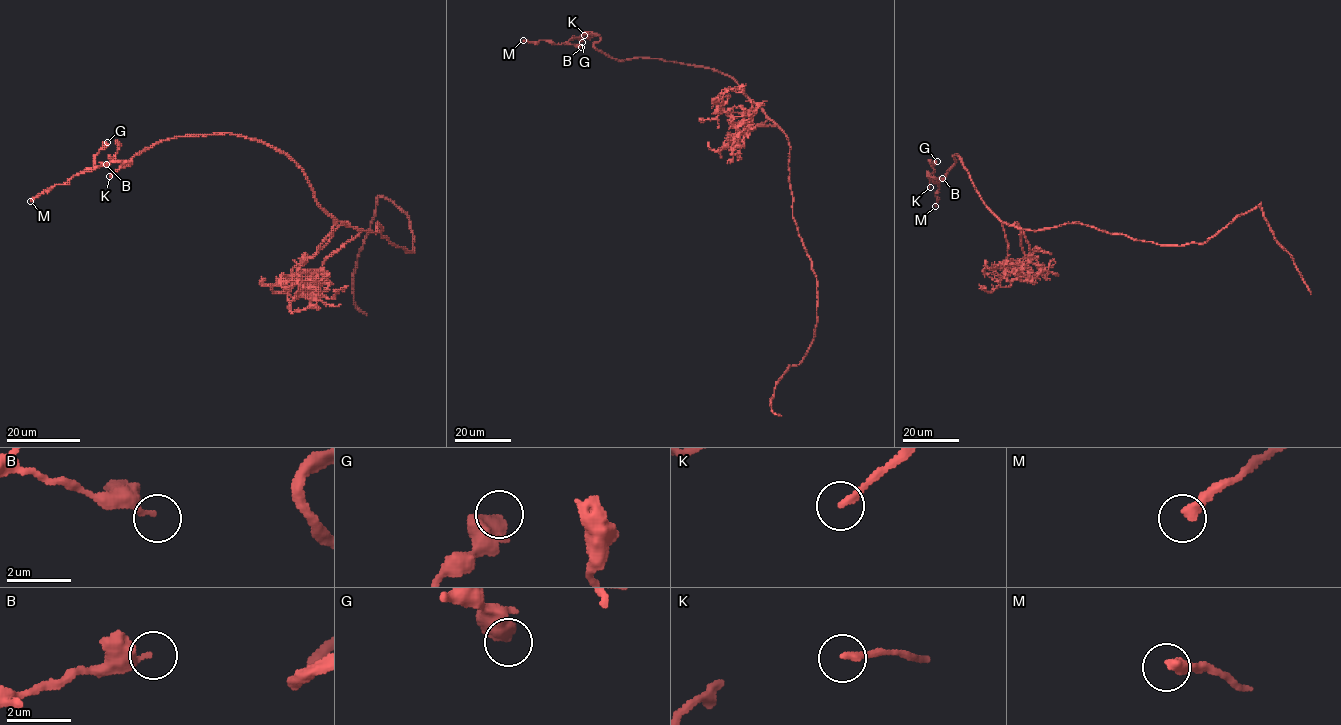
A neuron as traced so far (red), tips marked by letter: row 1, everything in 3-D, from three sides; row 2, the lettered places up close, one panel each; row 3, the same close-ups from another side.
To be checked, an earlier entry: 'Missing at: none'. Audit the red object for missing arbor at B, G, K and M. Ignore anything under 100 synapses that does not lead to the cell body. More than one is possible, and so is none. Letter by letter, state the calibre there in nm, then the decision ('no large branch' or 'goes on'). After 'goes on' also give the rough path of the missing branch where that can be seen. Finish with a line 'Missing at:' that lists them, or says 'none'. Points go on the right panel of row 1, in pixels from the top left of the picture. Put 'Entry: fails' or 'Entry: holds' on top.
Entry: holds
B: 170 nm | no large branch
G: 550 nm | no large branch
K: 200 nm | no large branch
M: 360 nm | no large branch
Missing at: none

